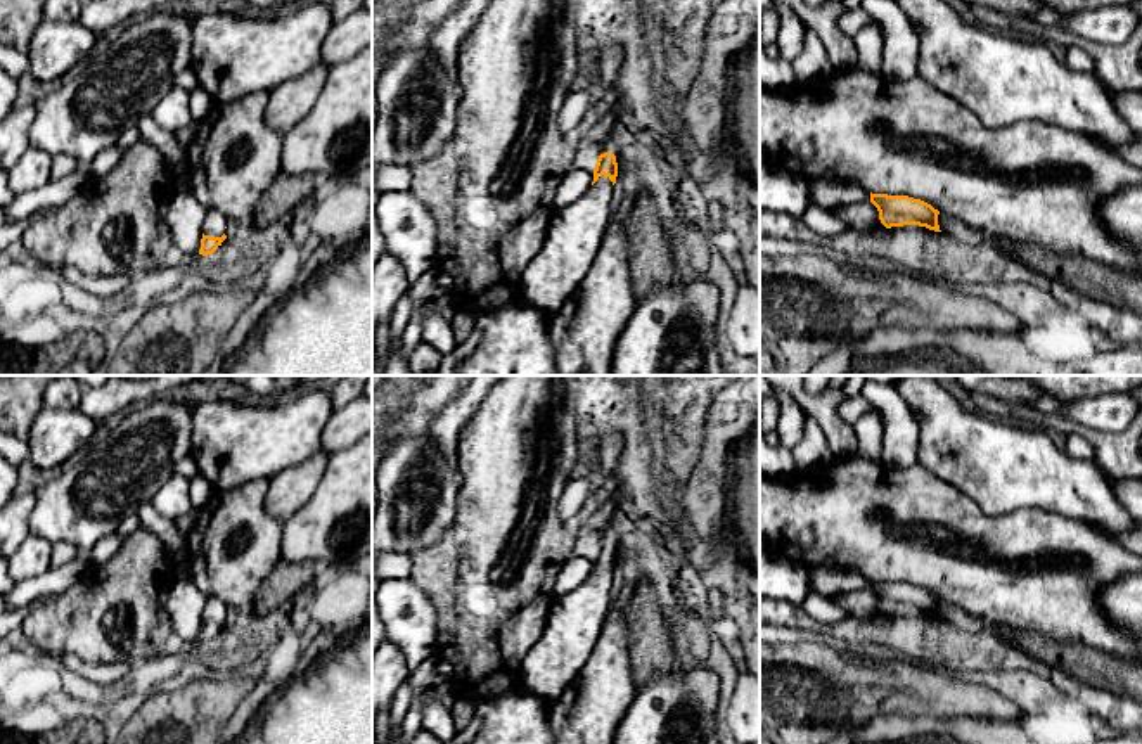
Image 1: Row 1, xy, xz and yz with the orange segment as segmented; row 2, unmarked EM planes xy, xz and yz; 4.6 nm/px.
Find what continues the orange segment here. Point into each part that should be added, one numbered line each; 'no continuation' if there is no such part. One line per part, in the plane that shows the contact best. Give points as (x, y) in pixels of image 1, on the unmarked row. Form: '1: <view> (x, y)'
1: xz (575, 622)

